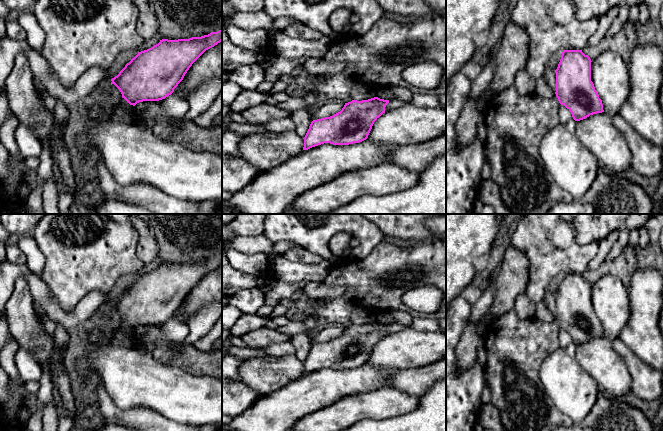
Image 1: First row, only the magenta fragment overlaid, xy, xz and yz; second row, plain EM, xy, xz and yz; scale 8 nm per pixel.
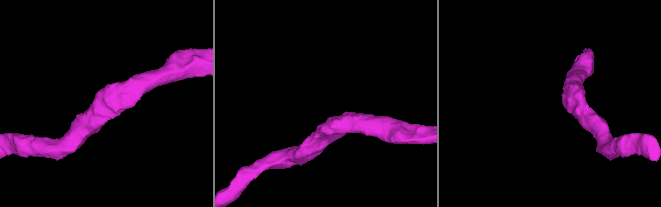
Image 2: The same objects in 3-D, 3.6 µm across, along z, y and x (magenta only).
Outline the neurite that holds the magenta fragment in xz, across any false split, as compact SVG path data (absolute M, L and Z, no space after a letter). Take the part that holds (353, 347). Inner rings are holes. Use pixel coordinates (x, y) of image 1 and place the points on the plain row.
M374 321L352 324L333 340L313 344L305 359L303 374L330 367L349 369L368 362L374 346L385 337L389 324Z

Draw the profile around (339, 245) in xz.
M338 233L328 242L328 247L333 257L348 258L352 247L350 245L352 236L347 233Z

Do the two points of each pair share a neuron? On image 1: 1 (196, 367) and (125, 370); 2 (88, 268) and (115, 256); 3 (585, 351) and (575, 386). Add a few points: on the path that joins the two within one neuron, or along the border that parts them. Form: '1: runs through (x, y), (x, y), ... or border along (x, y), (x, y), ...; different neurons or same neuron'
1: border along (158, 360), (179, 367), (189, 373), (202, 376); different neurons
2: runs through (95, 261), (100, 256), (108, 256); same neuron
3: border along (575, 345), (577, 362), (596, 384); different neurons

